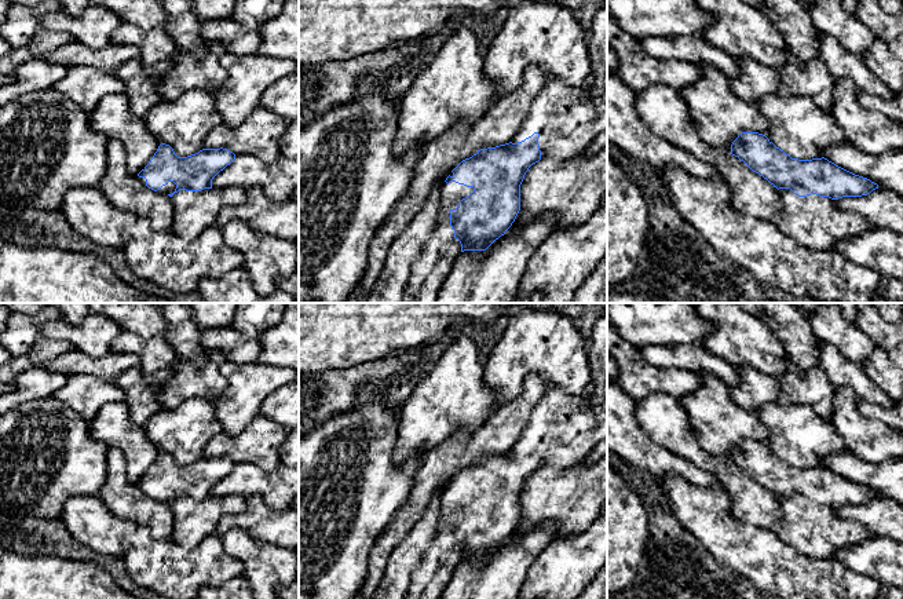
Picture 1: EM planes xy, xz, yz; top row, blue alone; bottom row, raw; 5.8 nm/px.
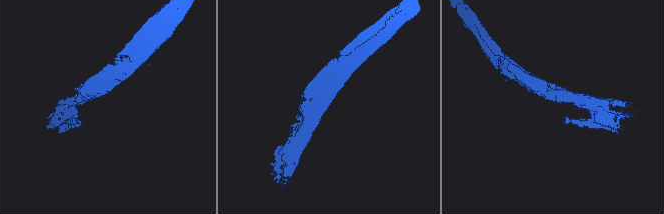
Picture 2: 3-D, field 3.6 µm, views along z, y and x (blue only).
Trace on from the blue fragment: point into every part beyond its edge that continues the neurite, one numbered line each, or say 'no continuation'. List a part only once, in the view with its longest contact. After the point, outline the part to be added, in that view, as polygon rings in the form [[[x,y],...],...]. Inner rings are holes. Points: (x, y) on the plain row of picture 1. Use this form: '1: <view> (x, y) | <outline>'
1: xz (437, 554) | [[[443,490],[440,497],[440,523],[432,544],[424,552],[418,566],[413,570],[412,584],[406,599],[417,599],[432,580],[438,569],[445,565],[454,547],[454,538],[450,534],[450,518],[468,505],[475,497],[450,490]]]

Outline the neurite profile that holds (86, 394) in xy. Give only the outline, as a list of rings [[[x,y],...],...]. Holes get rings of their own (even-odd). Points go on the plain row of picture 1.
[[[81,373],[69,376],[54,397],[89,423],[103,405],[124,401],[125,392],[113,381]]]

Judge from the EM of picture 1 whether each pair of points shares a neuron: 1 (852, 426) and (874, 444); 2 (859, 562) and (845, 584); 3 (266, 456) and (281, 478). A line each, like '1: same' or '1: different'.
1: same
2: different
3: different

